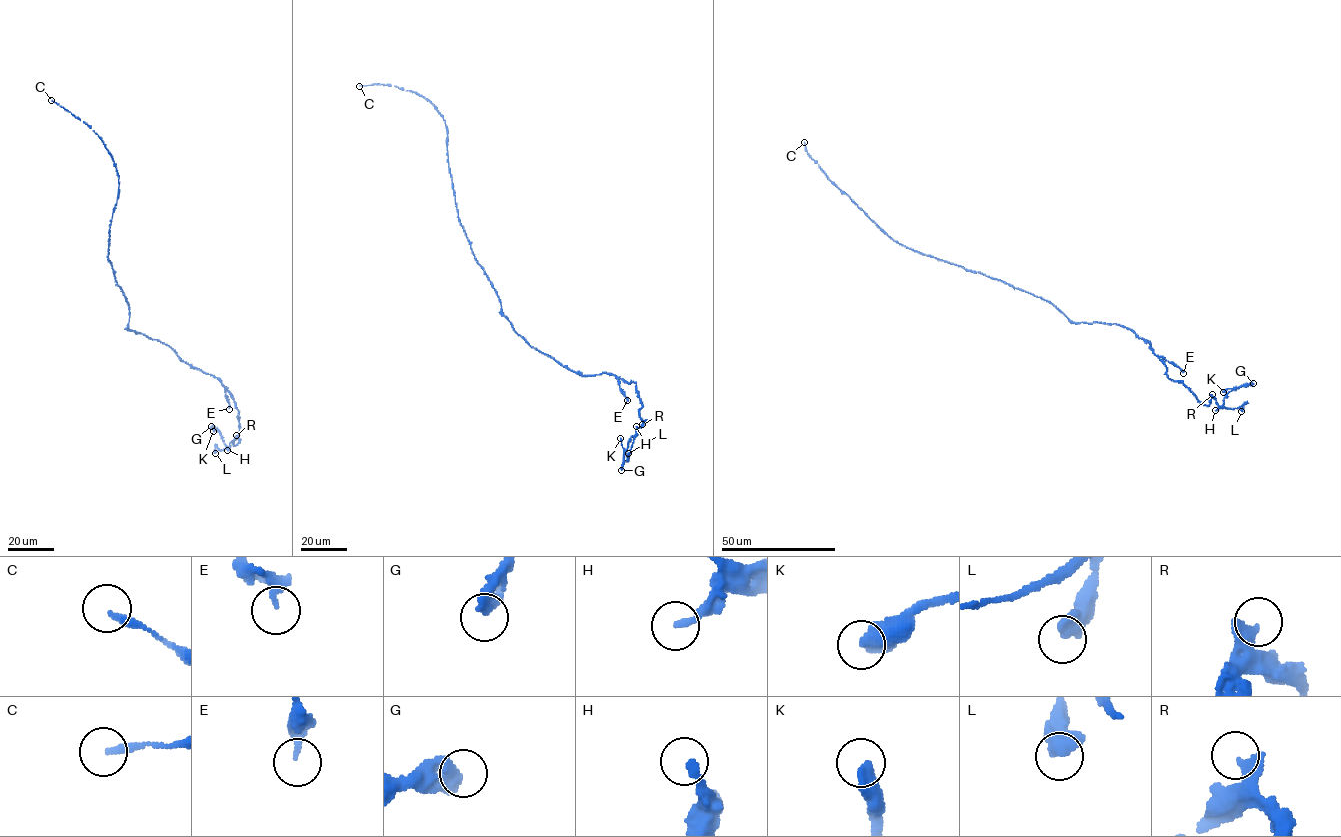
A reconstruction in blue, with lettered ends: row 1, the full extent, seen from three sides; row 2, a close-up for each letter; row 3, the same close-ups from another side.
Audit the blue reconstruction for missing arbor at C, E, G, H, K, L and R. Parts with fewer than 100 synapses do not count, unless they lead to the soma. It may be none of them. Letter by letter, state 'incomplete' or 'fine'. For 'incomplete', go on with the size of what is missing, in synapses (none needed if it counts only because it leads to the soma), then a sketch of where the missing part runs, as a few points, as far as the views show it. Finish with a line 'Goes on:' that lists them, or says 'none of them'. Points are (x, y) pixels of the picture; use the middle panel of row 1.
C: fine
E: fine
G: fine
H: fine
K: fine
L: fine
R: fine
Goes on: none of them

